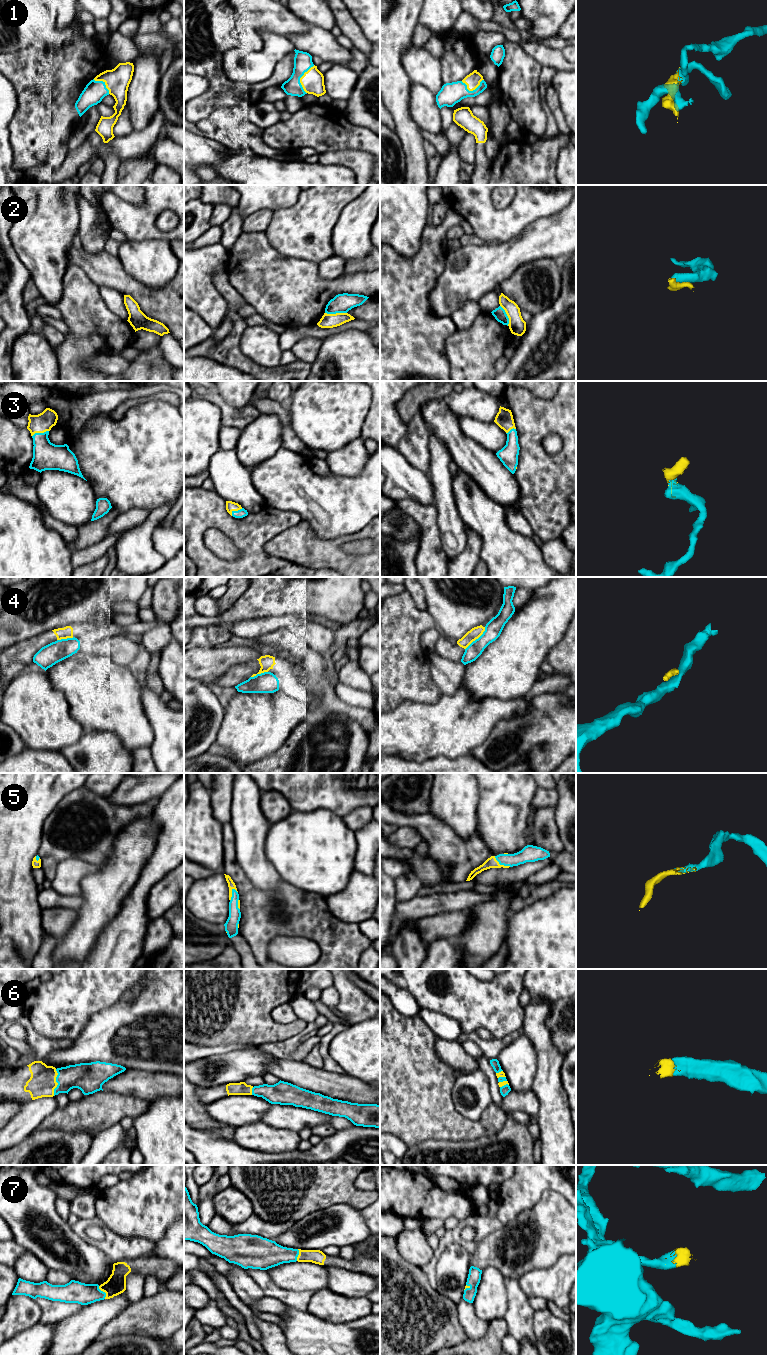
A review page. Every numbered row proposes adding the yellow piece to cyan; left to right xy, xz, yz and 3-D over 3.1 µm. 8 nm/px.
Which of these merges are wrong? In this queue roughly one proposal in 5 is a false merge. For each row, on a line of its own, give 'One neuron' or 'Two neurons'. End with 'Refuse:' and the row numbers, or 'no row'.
1: One neuron
2: Two neurons
3: One neuron
4: Two neurons
5: One neuron
6: One neuron
7: One neuron
Refuse: 2, 4

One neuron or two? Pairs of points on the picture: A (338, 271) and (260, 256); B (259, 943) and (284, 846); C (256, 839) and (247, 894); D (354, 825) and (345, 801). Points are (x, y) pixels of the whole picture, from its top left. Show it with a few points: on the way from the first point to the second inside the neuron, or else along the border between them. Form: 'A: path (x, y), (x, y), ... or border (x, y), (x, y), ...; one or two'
A: border (317, 262), (317, 271), (322, 278), (339, 278); two
B: border (281, 879), (302, 890); two
C: border (236, 860), (246, 877), (254, 885), (269, 893); two
D: border (369, 806), (356, 807), (343, 818); two

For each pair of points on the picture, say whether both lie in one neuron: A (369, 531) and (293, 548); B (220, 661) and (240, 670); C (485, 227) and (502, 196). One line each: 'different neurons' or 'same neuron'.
A: same neuron
B: different neurons
C: different neurons

